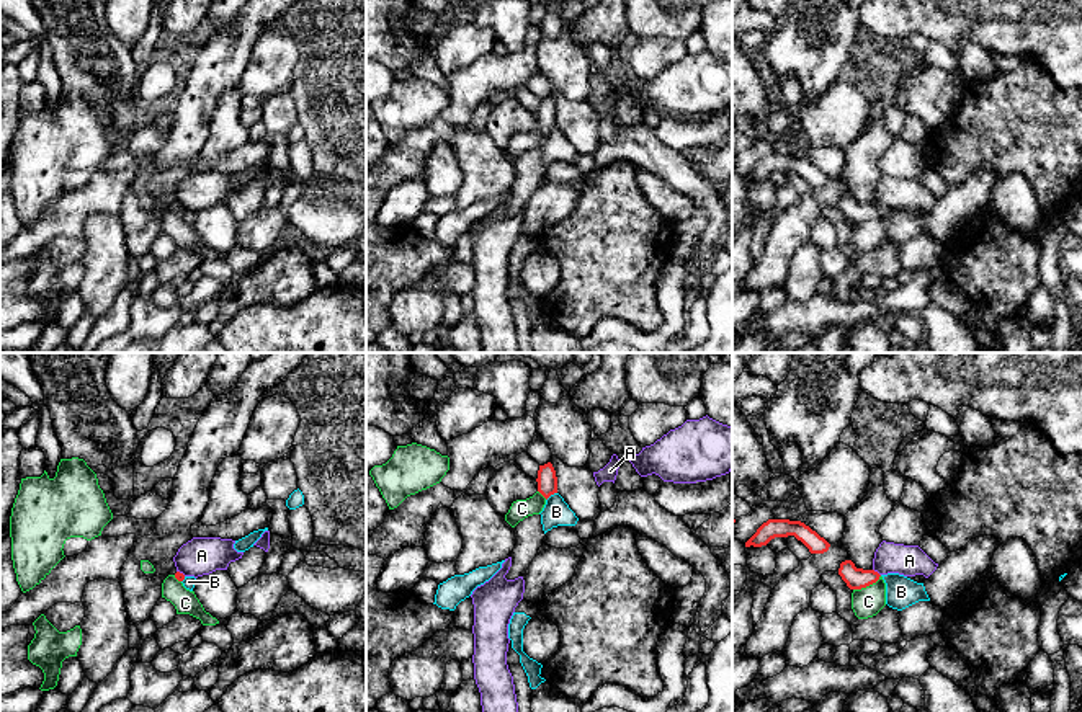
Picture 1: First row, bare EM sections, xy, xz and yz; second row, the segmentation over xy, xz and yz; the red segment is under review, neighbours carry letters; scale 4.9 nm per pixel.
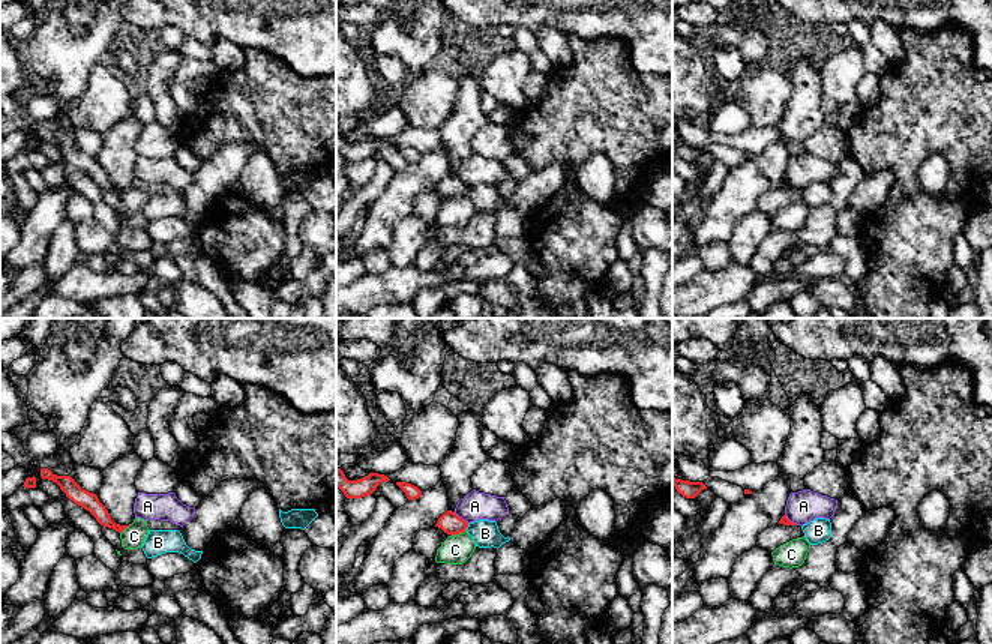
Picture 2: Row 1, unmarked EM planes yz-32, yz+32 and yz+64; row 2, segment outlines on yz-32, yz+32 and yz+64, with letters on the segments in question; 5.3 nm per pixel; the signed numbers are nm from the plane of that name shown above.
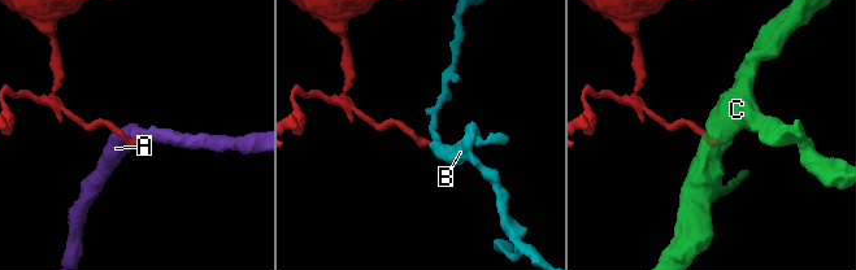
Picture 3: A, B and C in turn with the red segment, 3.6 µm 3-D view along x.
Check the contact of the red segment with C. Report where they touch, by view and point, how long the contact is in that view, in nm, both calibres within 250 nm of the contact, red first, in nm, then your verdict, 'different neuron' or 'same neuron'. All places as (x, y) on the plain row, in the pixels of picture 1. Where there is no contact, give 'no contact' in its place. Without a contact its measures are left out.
yz (867, 219) | 150 nm | 110/150 nm | different neuron

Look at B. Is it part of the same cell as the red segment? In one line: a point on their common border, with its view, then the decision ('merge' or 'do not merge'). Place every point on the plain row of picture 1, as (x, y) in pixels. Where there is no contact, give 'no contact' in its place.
meets red in xz at (551, 128); do not merge

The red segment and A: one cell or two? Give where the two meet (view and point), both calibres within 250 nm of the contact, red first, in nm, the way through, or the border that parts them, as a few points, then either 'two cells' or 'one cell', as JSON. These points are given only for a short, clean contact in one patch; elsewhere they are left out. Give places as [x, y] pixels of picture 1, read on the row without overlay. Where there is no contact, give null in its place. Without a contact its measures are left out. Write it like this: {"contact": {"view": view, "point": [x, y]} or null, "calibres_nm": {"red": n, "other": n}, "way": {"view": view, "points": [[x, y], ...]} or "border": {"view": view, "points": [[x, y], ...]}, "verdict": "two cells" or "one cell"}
{"contact": {"view": "yz", "point": [876, 206]}, "calibres_nm": {"red": 110, "other": 160}, "border": {"view": "yz", "points": [[873, 203], [880, 209]]}, "verdict": "two cells"}

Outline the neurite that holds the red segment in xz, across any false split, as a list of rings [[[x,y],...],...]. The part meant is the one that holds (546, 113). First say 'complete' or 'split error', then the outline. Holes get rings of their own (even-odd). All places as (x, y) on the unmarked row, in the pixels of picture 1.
complete | [[[551,96],[539,100],[538,105],[538,126],[548,134],[551,129],[557,127],[557,111]]]

